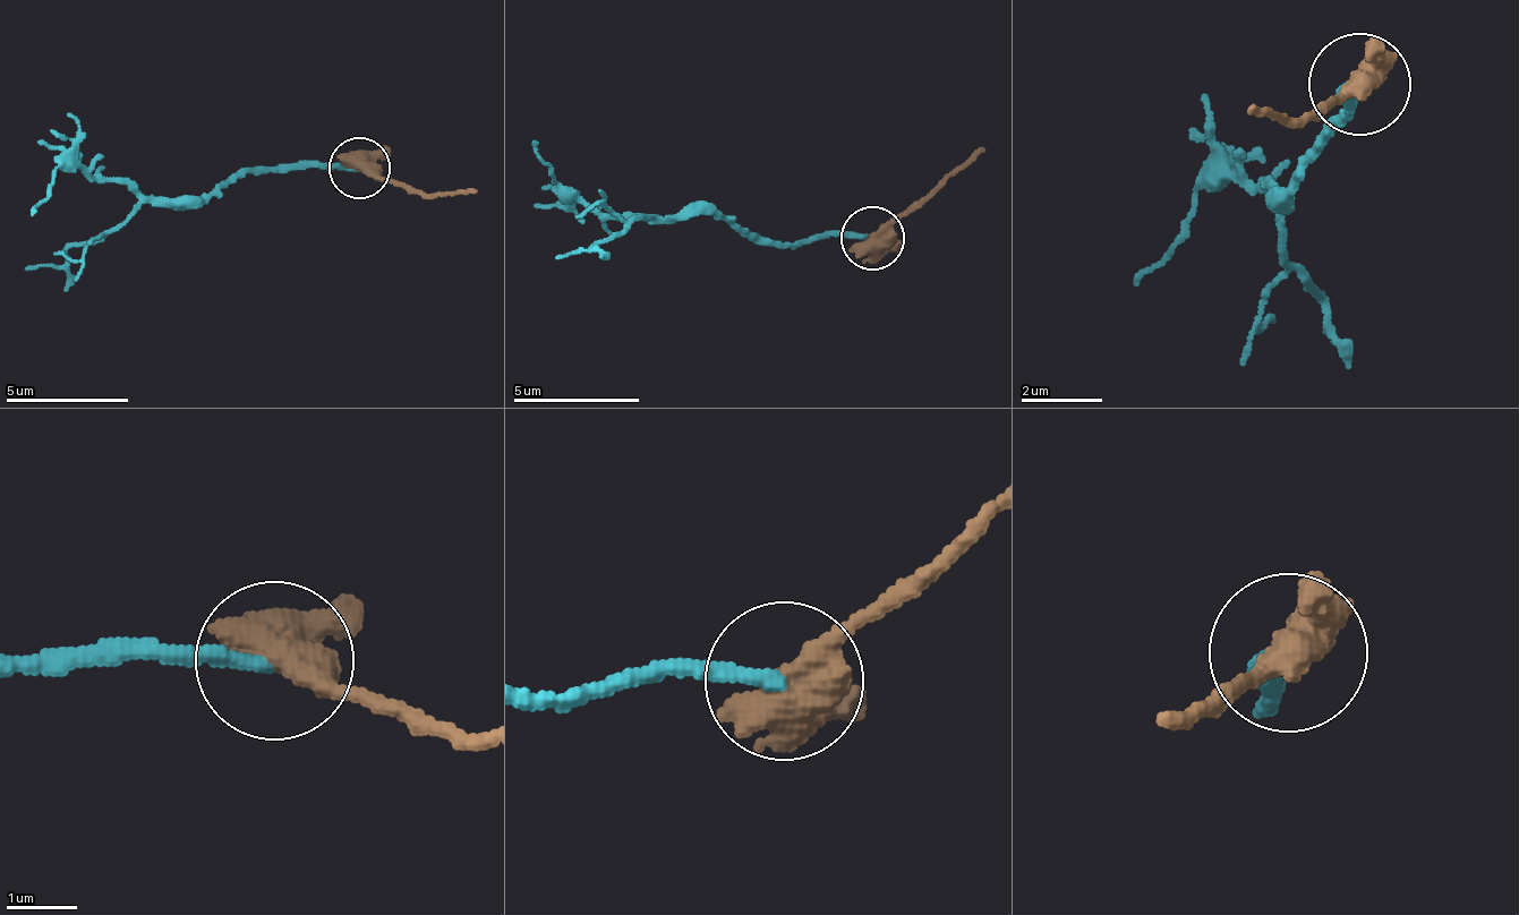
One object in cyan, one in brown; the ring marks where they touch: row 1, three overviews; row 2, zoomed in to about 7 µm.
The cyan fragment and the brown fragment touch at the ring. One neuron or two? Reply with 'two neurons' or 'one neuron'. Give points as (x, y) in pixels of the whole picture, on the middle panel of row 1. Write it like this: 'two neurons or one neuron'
two neurons

